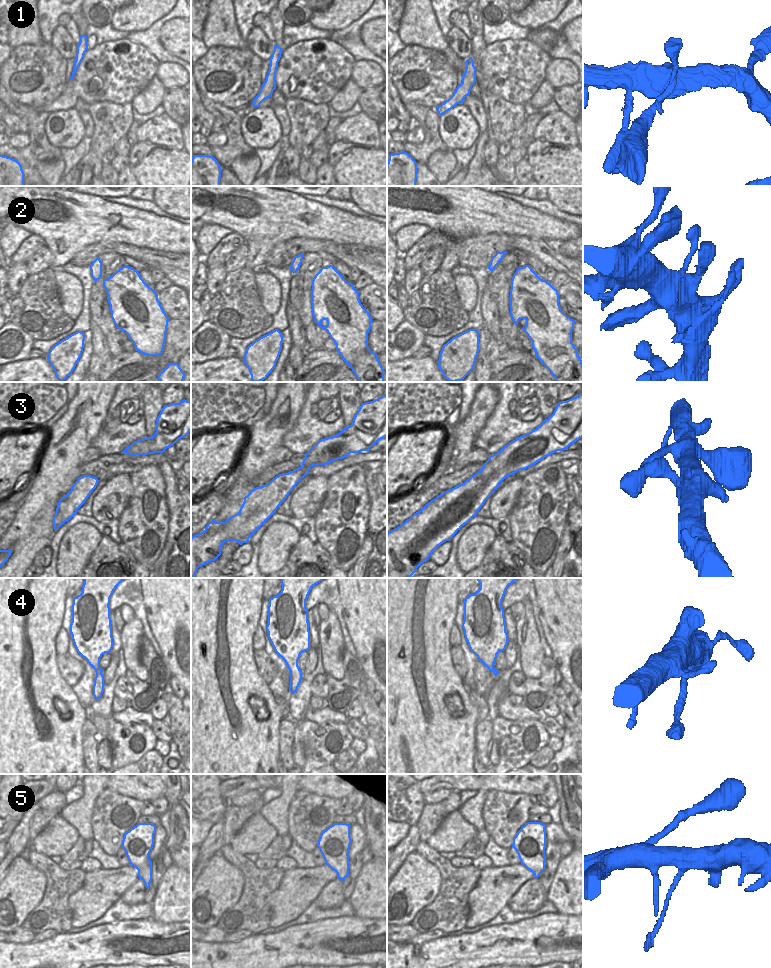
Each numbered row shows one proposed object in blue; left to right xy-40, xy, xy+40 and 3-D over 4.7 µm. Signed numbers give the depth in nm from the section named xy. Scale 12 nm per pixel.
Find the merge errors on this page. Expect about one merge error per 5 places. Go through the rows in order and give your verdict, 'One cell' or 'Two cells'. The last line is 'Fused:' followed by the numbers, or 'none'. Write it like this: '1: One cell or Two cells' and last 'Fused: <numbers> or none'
1: One cell
2: One cell
3: One cell
4: One cell
5: One cell
Fused: none.

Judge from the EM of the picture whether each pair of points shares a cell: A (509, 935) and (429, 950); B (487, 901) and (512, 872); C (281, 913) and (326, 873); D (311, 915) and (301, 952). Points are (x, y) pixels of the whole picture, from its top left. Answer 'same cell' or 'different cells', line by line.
A: same cell
B: same cell
C: same cell
D: different cells

